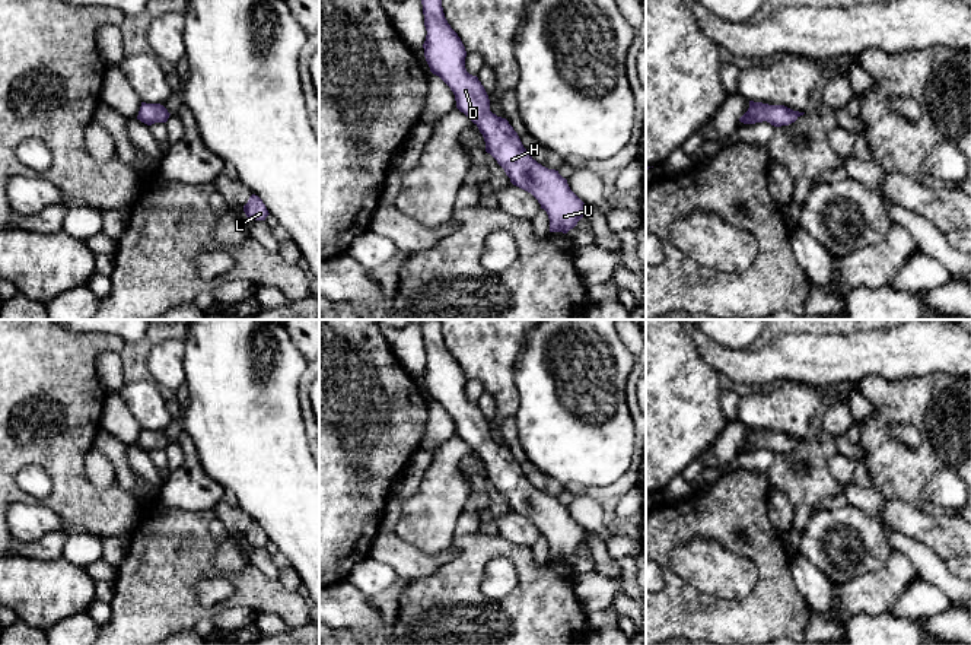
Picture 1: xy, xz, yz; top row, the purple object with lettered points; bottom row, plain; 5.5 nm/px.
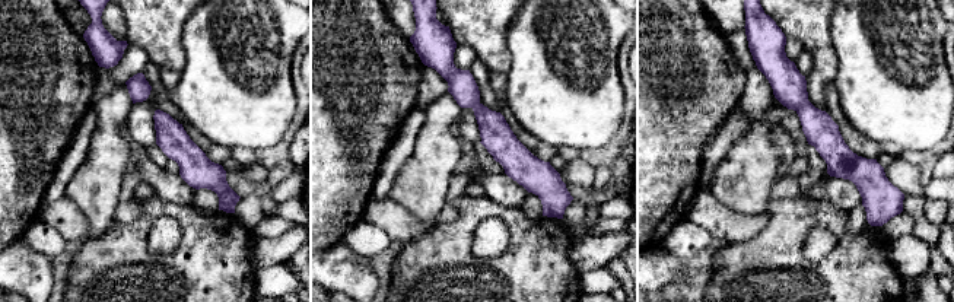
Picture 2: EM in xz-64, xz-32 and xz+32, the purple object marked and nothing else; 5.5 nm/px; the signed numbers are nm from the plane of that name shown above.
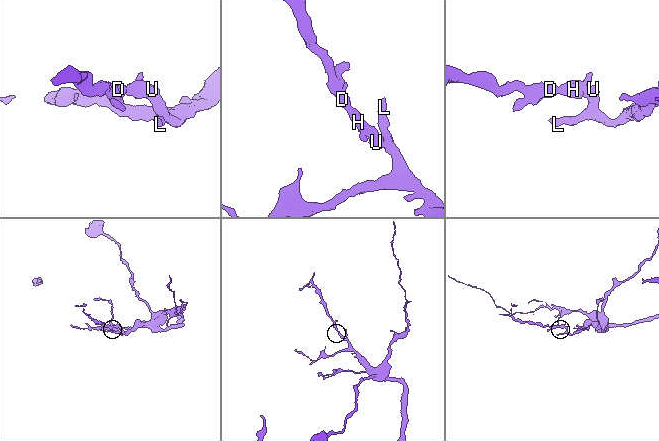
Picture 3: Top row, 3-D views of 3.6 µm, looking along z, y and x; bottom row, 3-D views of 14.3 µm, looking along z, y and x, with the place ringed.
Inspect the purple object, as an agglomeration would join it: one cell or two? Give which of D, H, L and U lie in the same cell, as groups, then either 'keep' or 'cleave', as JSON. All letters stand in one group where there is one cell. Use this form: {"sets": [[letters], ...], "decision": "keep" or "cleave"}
{"sets": [["D", "H", "L", "U"]], "decision": "keep"}

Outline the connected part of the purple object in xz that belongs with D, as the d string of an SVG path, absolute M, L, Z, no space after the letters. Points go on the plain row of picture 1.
M440 320L414 321L423 331L427 358L423 375L430 398L451 414L456 435L478 454L486 479L504 496L510 509L531 520L547 538L550 559L567 560L585 543L585 530L558 498L542 493L526 479L506 445L490 438L484 413L465 395L467 378L445 344Z

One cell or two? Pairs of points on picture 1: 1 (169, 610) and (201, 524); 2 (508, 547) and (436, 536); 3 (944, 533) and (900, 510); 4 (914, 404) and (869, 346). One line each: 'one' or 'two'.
1: one
2: two
3: one
4: two

